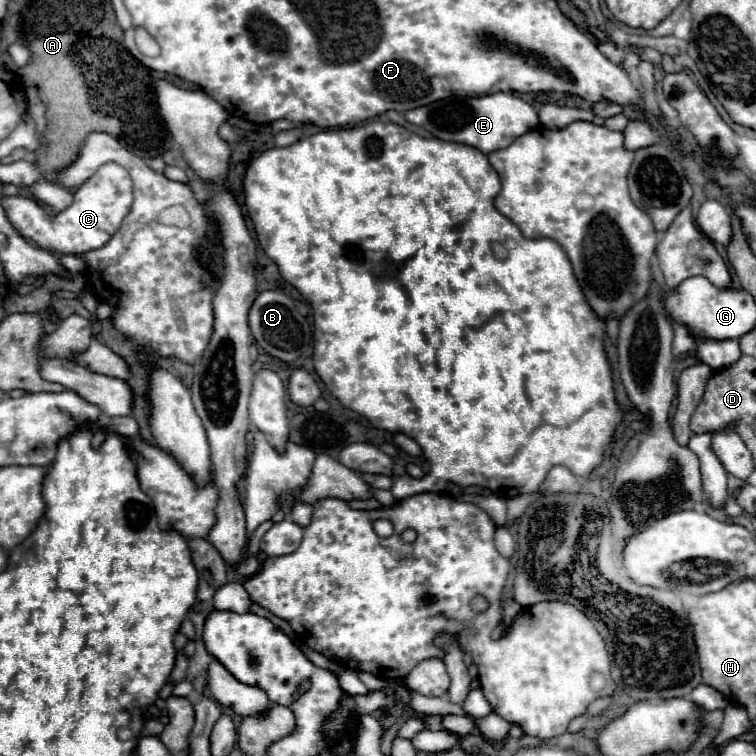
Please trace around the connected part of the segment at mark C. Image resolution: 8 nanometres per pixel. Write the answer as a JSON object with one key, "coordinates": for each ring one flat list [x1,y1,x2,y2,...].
{"coordinates":[[116,163,102,165,98,173,94,173,74,193,74,203,54,217,50,217,48,211,34,199,26,199,20,195,2,199,2,207,20,235,30,239,38,247,66,255,80,255,90,249,102,247,118,231,122,219,130,211,130,205,132,205,132,179,128,177,128,171]]}

